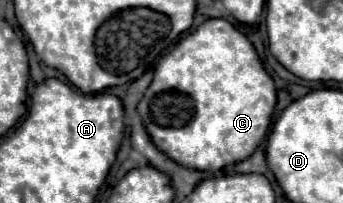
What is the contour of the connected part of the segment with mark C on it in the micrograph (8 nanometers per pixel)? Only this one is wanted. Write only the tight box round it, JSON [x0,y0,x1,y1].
[137,32,277,170]

